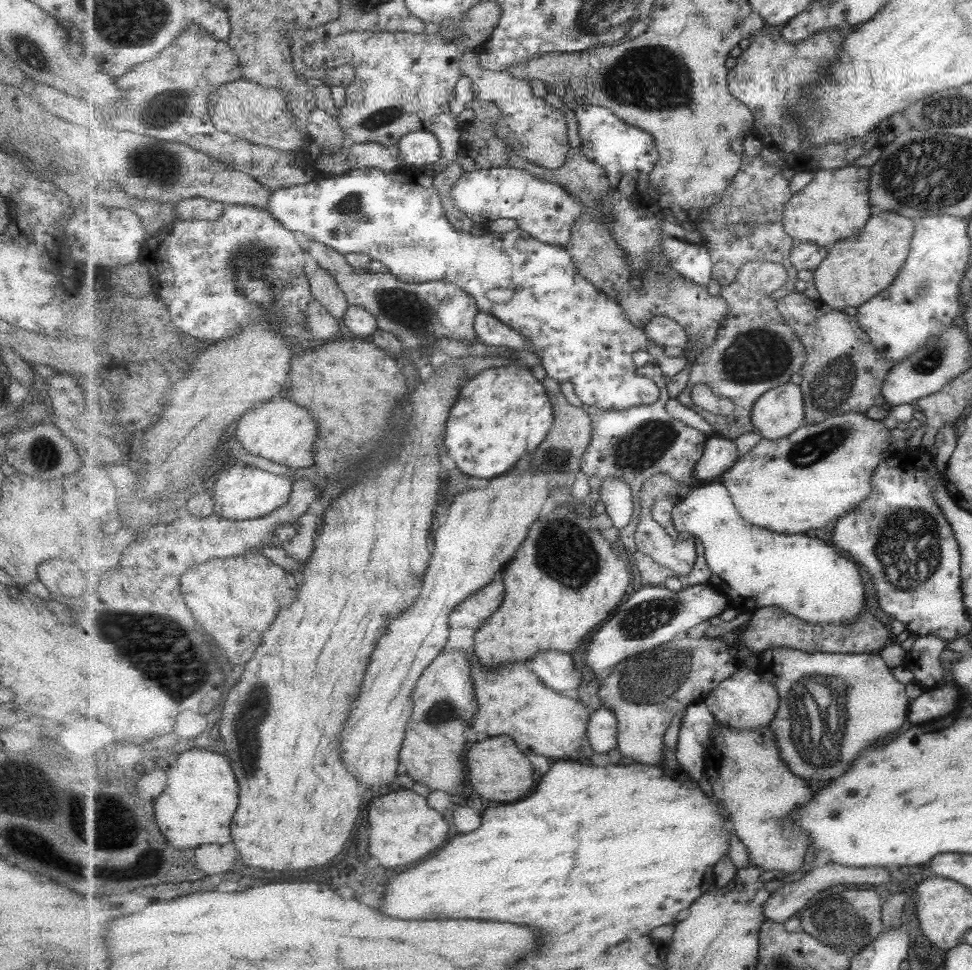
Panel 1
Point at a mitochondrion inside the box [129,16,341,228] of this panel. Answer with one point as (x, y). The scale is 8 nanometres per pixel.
(165, 109)

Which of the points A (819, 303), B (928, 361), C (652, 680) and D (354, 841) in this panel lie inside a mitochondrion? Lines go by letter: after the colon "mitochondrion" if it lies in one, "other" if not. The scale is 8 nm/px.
A: other
B: mitochondrion
C: mitochondrion
D: other

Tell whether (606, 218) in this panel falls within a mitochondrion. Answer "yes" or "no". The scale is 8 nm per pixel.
no

